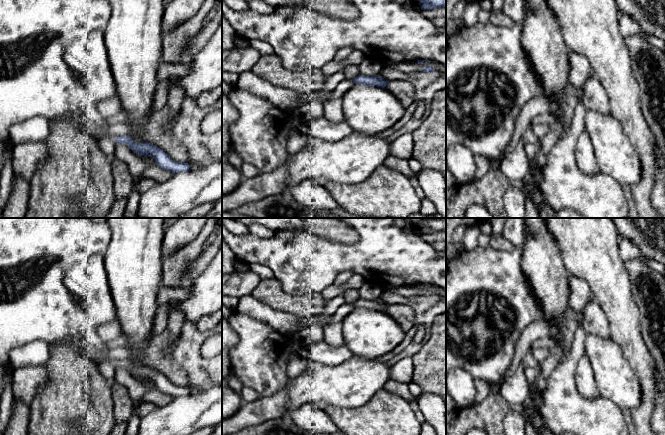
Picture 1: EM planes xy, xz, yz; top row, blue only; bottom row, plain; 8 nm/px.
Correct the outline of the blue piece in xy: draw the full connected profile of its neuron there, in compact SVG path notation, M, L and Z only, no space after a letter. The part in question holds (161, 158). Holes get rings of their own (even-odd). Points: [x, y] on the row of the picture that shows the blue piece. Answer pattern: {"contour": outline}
{"contour": "M106 133L102 135L101 139L124 143L138 155L148 155L153 157L157 165L159 165L162 169L173 173L187 172L190 170L190 165L188 163L174 161L164 150L151 143L138 143L130 136L112 136Z"}

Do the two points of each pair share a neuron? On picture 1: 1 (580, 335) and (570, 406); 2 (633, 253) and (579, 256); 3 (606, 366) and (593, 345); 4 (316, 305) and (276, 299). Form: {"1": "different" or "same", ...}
{"1": "same", "2": "different", "3": "same", "4": "same"}

